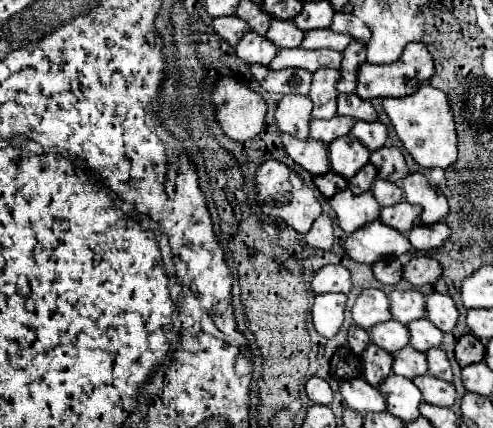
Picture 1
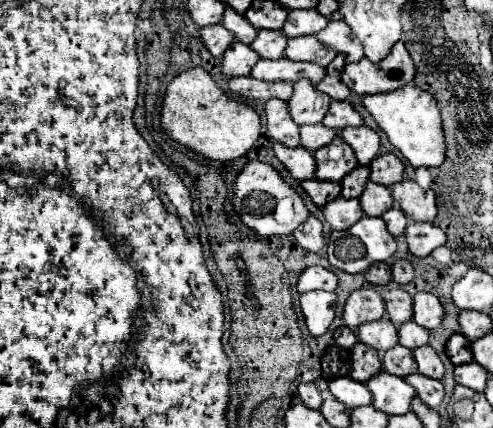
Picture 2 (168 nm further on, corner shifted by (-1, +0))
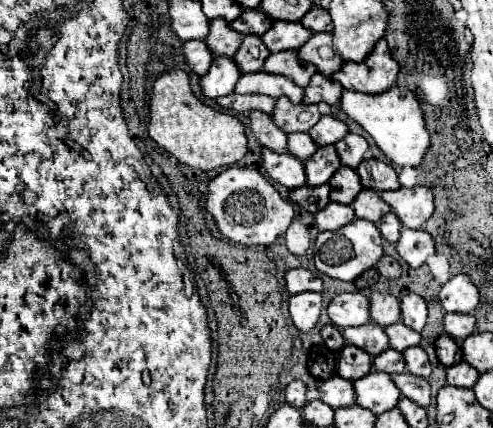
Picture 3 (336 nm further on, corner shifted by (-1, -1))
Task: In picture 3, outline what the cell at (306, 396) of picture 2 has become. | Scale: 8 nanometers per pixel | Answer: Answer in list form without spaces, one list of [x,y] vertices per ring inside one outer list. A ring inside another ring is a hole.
[[[290,381],[284,393],[286,393],[286,403],[296,409],[302,409],[302,405],[306,403],[306,385],[302,381]]]

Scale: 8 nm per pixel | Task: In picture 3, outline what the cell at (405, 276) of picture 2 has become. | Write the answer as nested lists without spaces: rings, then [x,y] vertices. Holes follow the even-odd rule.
[[[384,255],[378,263],[376,263],[376,269],[380,275],[384,275],[386,279],[398,279],[400,277],[400,263],[396,257],[390,257],[390,255]]]

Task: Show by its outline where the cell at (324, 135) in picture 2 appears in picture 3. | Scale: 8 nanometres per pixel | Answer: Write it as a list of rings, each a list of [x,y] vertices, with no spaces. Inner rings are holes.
[[[292,133],[288,135],[288,153],[306,161],[308,157],[314,155],[318,147],[314,145],[314,141],[310,141],[310,135],[308,133]]]

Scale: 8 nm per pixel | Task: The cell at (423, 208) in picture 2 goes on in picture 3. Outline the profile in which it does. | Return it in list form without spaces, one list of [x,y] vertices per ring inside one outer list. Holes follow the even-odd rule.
[[[400,187],[396,191],[384,191],[380,197],[390,205],[392,213],[400,219],[400,223],[408,229],[420,229],[420,225],[434,211],[434,195],[428,187]]]

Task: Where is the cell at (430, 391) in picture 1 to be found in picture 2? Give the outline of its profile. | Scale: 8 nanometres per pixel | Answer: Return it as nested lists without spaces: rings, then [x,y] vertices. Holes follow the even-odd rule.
[[[410,374],[404,378],[420,396],[420,400],[430,406],[430,408],[438,408],[442,398],[444,398],[444,384],[440,380],[434,378],[426,378],[422,374]]]

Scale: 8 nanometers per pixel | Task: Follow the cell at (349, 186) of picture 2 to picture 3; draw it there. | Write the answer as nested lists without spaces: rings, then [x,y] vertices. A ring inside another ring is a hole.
[[[340,167],[328,183],[330,183],[330,199],[336,203],[352,203],[354,197],[362,191],[356,171],[346,167]]]

